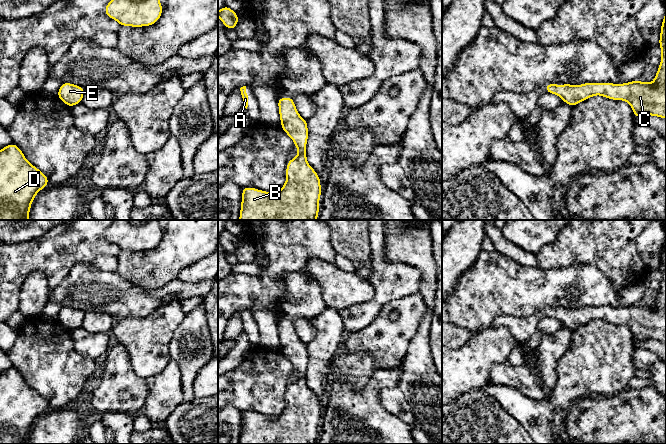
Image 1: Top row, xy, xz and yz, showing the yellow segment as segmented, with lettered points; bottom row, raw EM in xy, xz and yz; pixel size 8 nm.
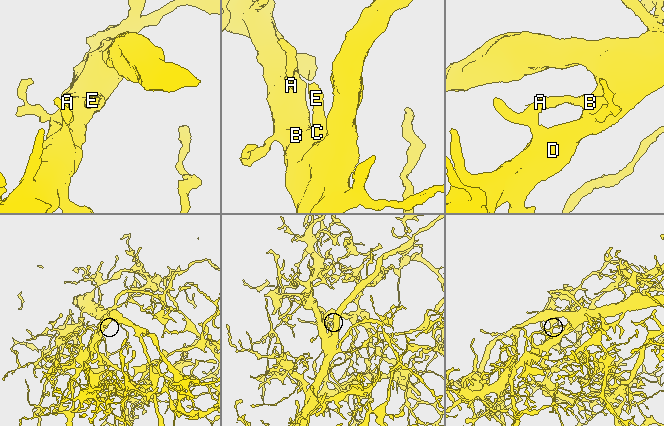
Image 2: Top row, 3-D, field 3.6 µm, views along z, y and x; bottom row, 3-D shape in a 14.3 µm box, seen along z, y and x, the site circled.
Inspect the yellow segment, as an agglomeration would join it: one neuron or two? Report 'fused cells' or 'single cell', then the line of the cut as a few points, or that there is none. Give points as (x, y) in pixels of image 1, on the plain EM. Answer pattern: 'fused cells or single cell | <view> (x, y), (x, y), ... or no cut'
single cell | no cut

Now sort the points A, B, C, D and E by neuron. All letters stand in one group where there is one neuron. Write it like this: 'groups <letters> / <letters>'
groups A B C D E

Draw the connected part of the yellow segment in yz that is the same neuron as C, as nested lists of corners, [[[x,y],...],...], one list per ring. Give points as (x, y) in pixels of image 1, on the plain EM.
[[[666,234],[658,269],[662,274],[661,286],[652,307],[638,304],[623,308],[587,306],[582,309],[556,309],[548,307],[545,309],[545,315],[559,320],[564,327],[572,331],[590,321],[601,319],[611,324],[628,326],[634,341],[652,339],[666,343]]]

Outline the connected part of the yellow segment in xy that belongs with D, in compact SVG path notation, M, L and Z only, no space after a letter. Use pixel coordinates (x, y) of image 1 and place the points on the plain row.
M16 368L0 373L0 444L29 444L36 418L48 408L48 401L25 382Z

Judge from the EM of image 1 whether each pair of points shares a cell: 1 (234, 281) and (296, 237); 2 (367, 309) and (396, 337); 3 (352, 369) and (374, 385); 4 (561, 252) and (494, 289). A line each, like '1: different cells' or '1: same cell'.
1: same cell
2: different cells
3: different cells
4: different cells

